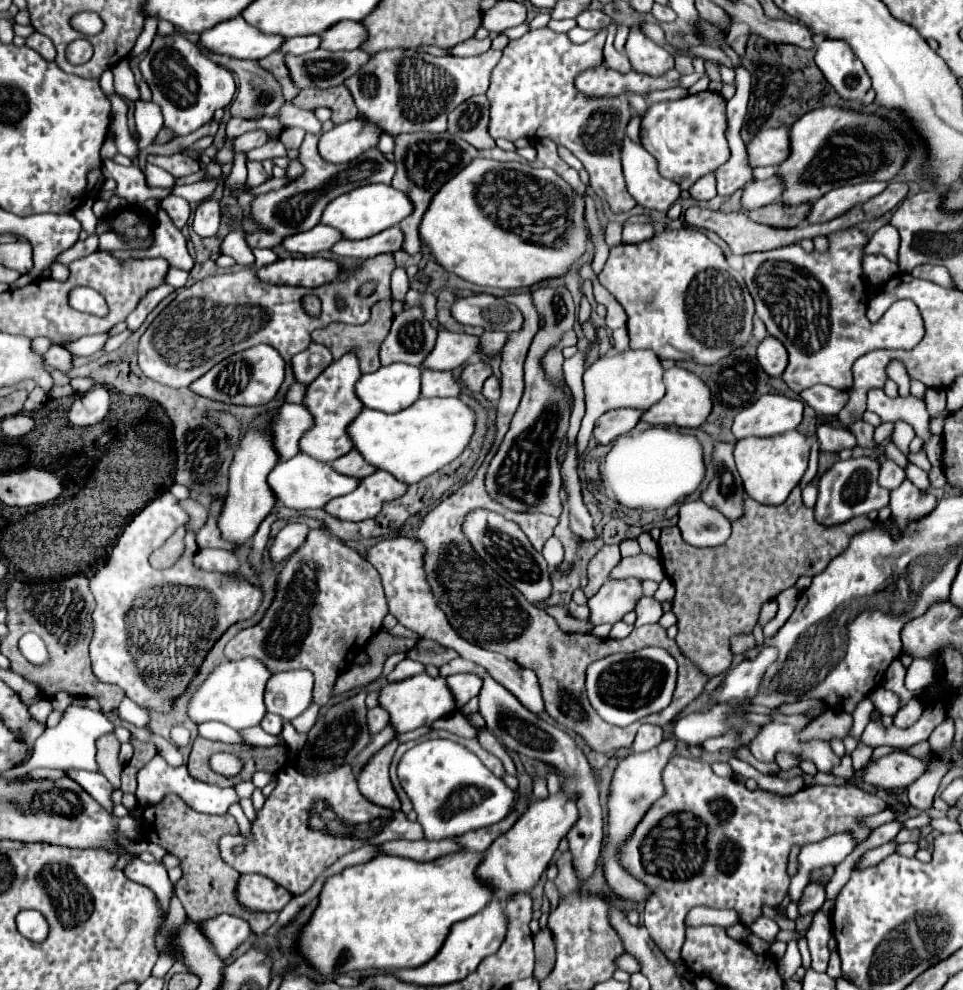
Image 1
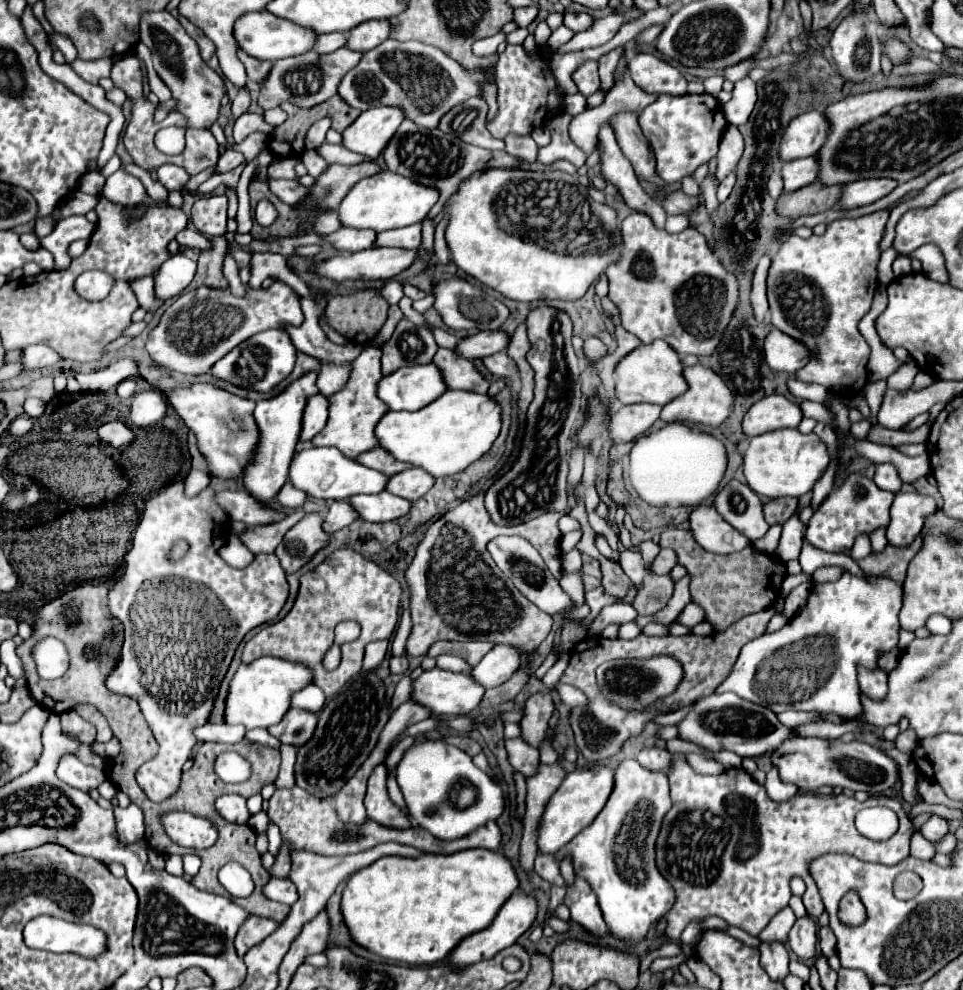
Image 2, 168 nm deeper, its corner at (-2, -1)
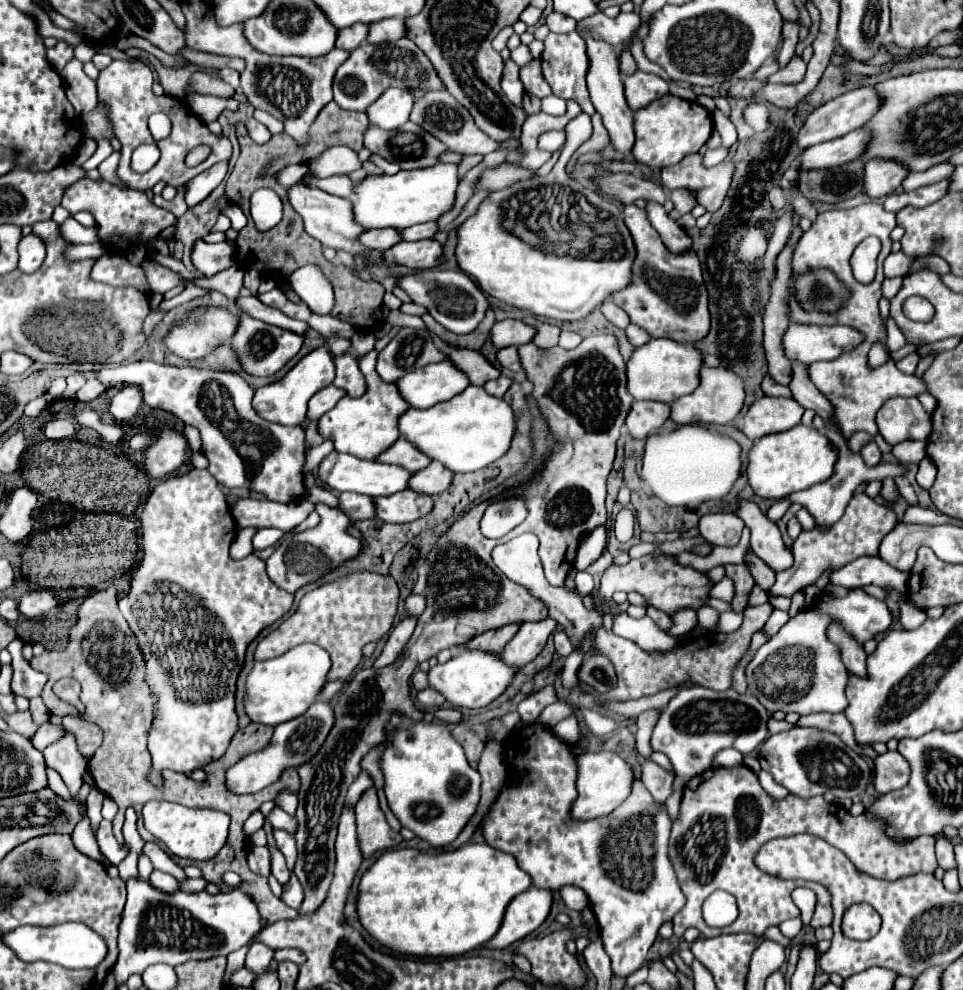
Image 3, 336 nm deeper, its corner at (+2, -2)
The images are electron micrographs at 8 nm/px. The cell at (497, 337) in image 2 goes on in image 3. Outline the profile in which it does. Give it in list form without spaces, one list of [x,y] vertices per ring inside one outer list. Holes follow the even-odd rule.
[[[502,320],[496,322],[490,330],[490,340],[496,348],[522,346],[530,342],[532,336],[534,336],[534,328],[526,326],[522,320]]]

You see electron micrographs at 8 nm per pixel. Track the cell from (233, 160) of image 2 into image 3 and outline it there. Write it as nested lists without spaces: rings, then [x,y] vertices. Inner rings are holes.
[[[218,162],[212,168],[208,168],[206,172],[198,174],[196,178],[192,178],[188,182],[188,192],[186,192],[186,204],[188,206],[196,206],[200,204],[226,176],[228,172],[228,162]]]

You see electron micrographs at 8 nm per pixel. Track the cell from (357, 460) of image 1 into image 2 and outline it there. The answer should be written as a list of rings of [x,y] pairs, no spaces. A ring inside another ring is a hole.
[[[376,447],[372,451],[366,451],[358,457],[358,461],[370,469],[376,469],[376,471],[382,471],[386,475],[394,475],[394,473],[400,473],[404,469],[410,469],[410,465],[402,463],[402,461],[394,461],[394,457],[390,457],[386,453],[386,449],[382,447]]]

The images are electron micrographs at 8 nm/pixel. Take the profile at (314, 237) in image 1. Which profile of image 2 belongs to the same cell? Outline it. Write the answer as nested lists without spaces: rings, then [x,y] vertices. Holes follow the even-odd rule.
[[[342,227],[340,231],[328,235],[326,241],[334,249],[348,249],[350,253],[354,253],[354,251],[362,251],[362,249],[374,247],[374,237],[376,235],[378,233],[374,233],[372,229],[350,229],[350,227]]]

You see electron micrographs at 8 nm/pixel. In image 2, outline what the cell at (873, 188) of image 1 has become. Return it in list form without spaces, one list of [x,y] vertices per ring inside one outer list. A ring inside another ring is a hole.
[[[886,177],[880,179],[862,179],[862,181],[854,181],[848,183],[842,191],[842,201],[840,205],[844,209],[854,209],[854,207],[862,207],[862,205],[870,205],[878,199],[882,199],[884,195],[888,195],[898,183],[890,181]]]

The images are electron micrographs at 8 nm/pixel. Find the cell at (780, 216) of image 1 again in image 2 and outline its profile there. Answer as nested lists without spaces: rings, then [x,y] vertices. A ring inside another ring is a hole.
[[[814,181],[794,193],[782,193],[776,201],[776,211],[786,217],[802,217],[810,213],[820,213],[832,207],[838,207],[844,185],[822,185]]]

